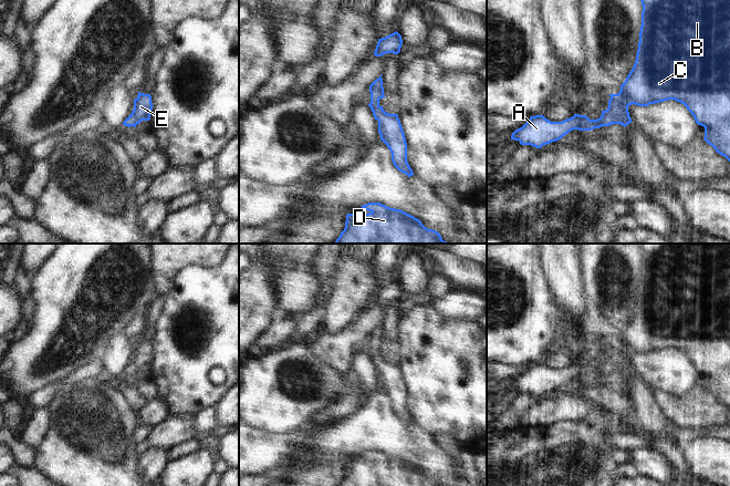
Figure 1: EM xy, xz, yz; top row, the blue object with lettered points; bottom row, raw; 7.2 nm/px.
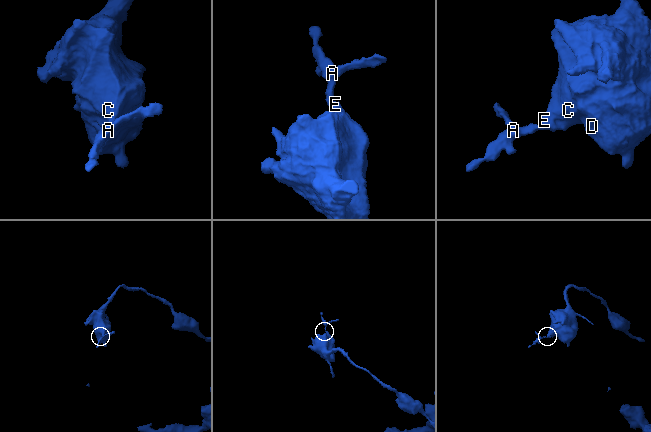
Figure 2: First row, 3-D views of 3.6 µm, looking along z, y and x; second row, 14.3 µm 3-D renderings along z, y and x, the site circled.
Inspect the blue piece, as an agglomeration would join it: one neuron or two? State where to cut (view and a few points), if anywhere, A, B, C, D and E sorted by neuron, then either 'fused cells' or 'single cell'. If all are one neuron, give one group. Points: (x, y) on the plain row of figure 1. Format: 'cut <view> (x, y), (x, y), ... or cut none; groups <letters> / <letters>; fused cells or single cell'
cut none; groups A B C D E; single cell

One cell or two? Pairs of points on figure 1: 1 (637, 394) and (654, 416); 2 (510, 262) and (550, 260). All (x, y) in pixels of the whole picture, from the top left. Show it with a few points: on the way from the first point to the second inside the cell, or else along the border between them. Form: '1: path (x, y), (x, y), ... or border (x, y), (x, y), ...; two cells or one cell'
1: path (643, 400), (648, 411); one cell
2: border (539, 255), (546, 286); two cells

